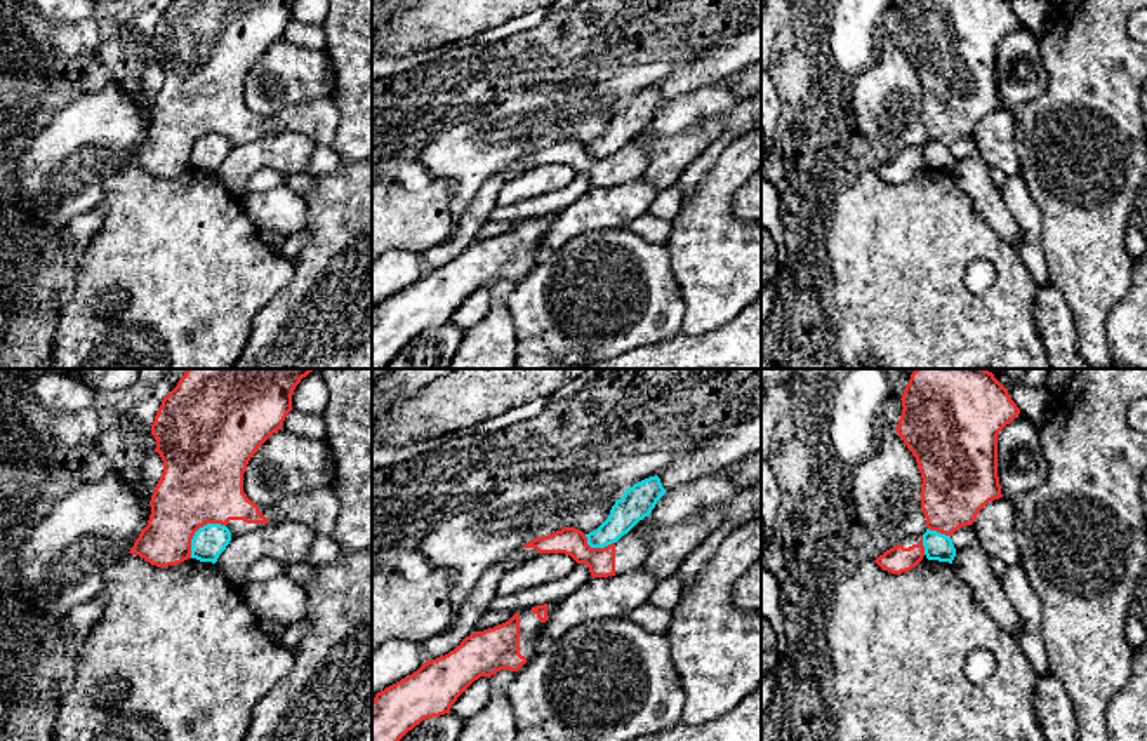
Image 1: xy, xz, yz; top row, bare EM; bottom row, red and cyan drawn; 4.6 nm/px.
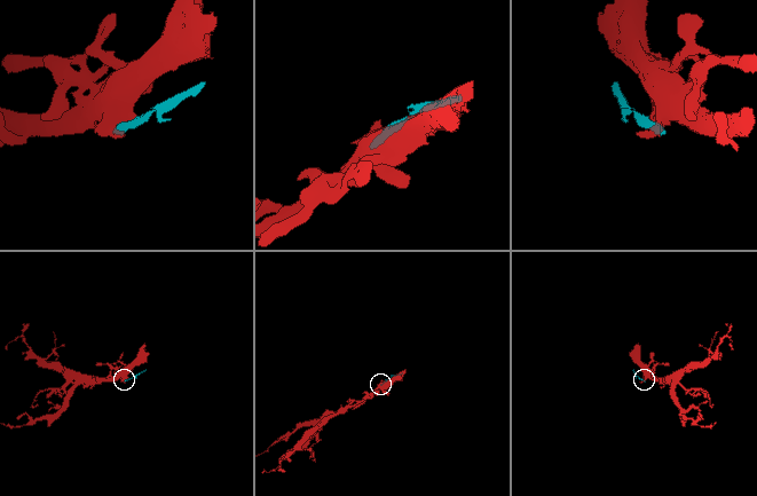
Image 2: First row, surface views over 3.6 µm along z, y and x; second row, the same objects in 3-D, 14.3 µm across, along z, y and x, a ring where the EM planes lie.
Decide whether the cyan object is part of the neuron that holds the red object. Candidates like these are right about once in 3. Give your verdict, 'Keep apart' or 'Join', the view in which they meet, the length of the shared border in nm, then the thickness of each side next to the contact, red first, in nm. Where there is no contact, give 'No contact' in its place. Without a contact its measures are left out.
Keep apart. Touches red in xy. Shared border 220 nm. Thickness 380 nm (red) against 160 nm

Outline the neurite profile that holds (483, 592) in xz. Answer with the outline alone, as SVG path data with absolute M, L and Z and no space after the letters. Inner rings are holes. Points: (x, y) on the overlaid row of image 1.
M497 562L480 576L466 602L455 611L457 621L448 630L421 644L426 661L448 654L473 633L474 624L490 609L492 600L497 598L497 586L506 572L507 569Z

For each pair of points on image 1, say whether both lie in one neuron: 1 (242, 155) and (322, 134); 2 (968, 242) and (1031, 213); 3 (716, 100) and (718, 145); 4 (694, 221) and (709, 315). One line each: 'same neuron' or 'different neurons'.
1: different neurons
2: different neurons
3: same neuron
4: same neuron

